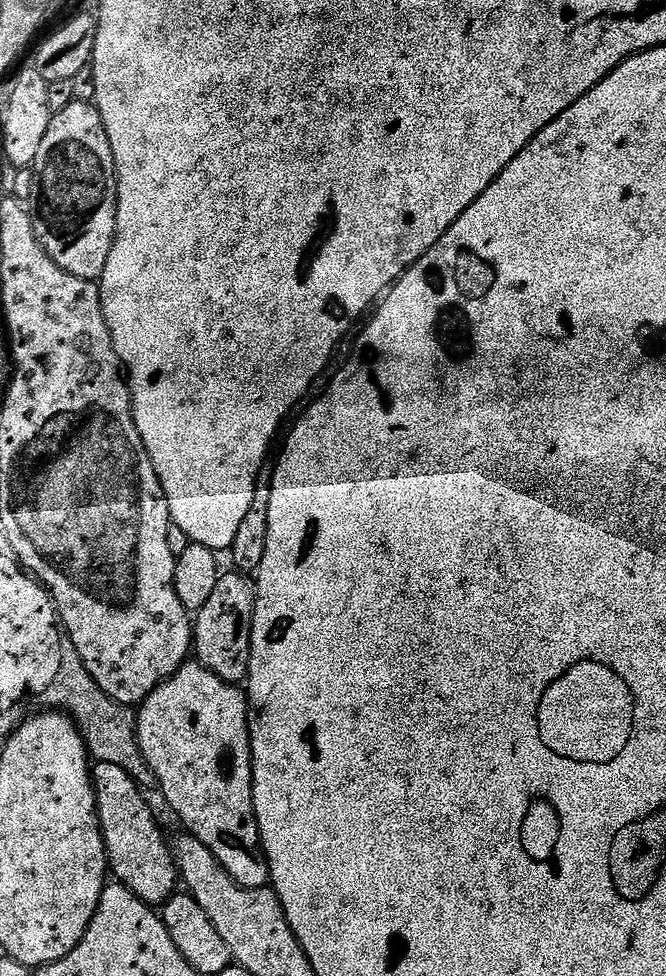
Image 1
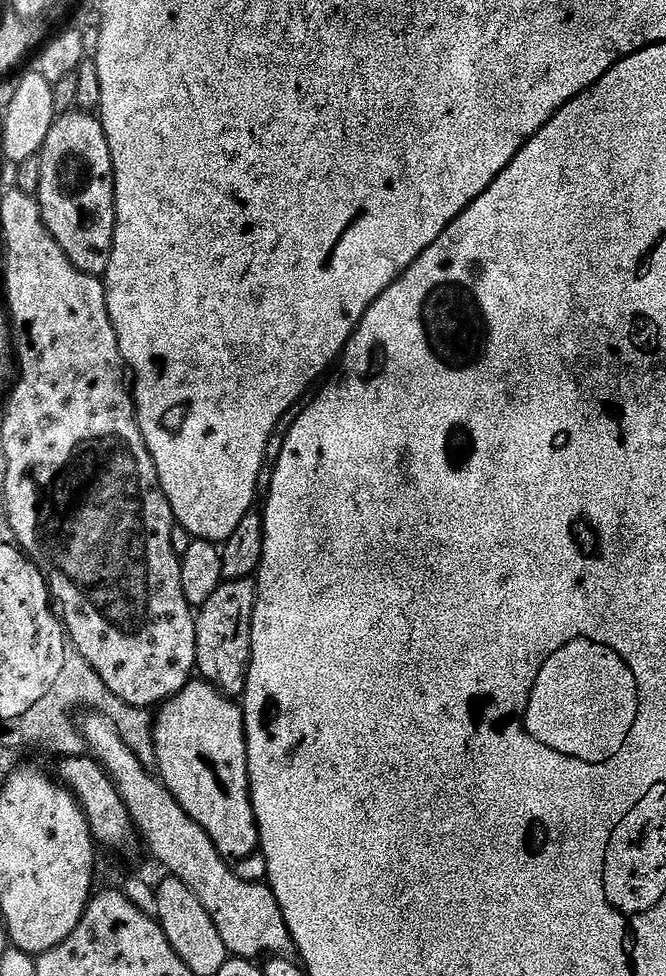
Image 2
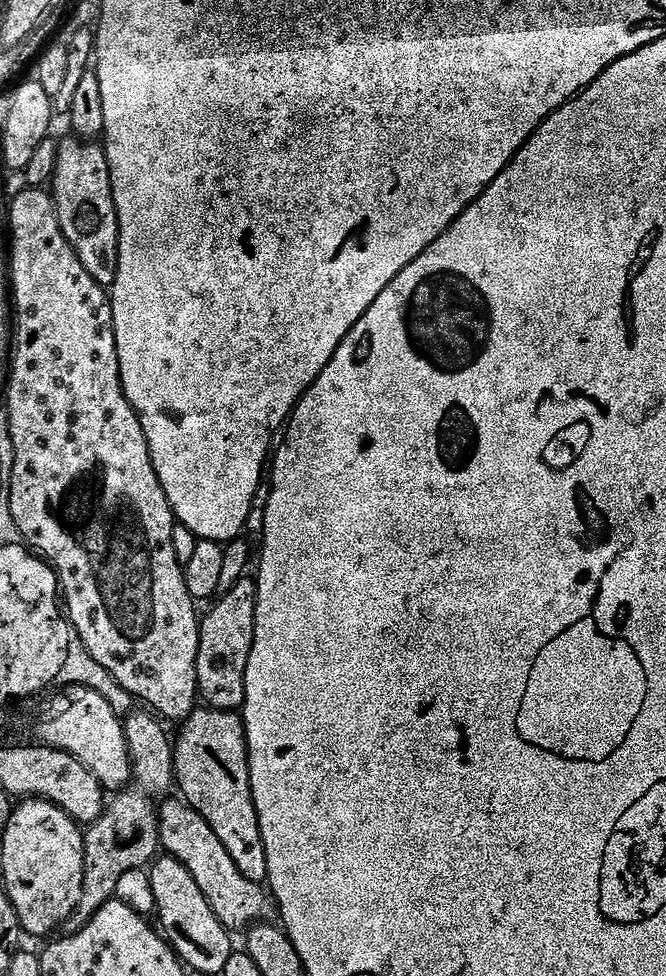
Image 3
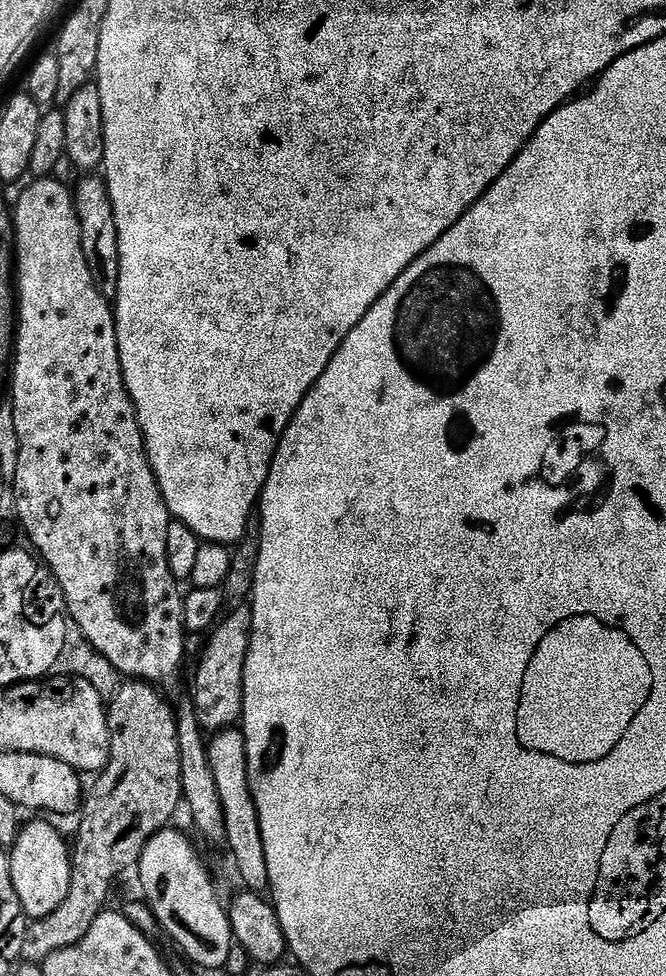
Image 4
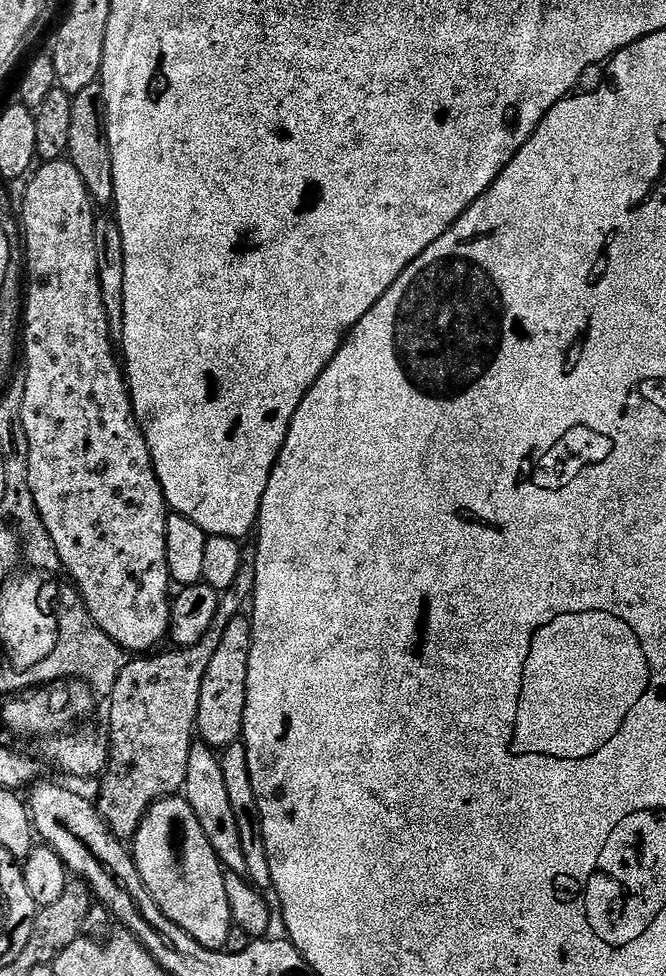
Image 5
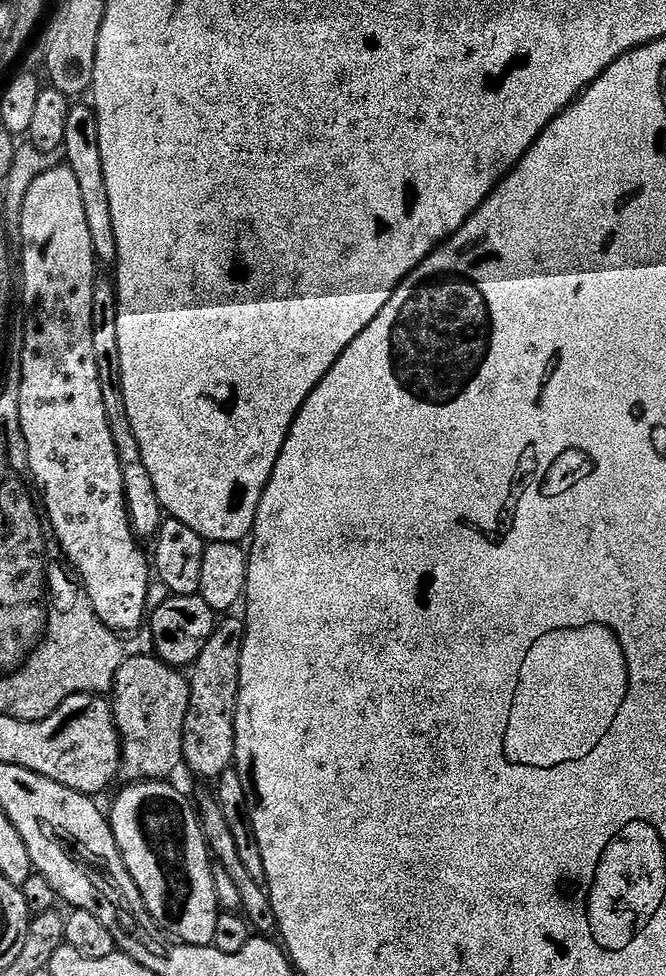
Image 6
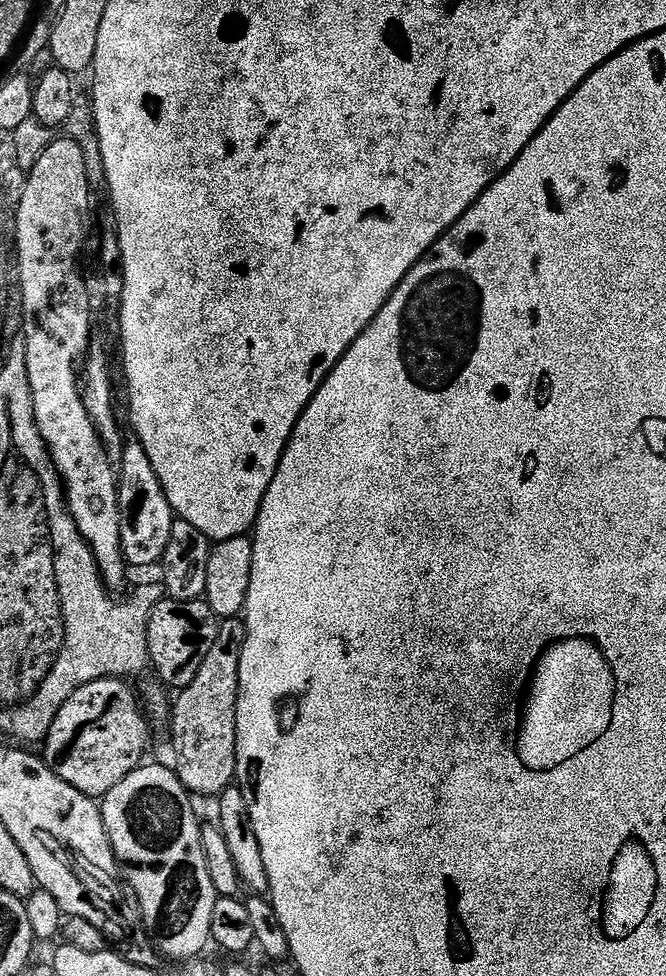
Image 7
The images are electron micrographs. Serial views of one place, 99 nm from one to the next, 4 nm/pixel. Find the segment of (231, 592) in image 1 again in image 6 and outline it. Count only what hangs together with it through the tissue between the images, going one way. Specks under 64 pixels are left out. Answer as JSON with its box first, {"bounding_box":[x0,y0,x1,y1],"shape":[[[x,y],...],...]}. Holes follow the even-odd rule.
{"bounding_box":[184,618,245,781],"shape":[[[224,618],[206,642],[190,672],[192,693],[184,727],[184,764],[196,776],[215,781],[236,758],[236,703],[245,621]]]}

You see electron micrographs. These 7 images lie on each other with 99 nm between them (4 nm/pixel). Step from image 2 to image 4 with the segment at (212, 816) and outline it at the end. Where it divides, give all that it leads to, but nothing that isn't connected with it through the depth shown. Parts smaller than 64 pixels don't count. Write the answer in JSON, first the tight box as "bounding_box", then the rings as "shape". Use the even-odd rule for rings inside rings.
{"bounding_box":[208,727,267,878],"shape":[[[235,727],[225,728],[208,740],[208,757],[210,770],[214,770],[214,782],[218,782],[218,794],[222,798],[222,806],[226,814],[226,848],[232,851],[236,859],[236,868],[244,872],[253,868],[260,878],[267,877],[266,846],[262,846],[262,830],[256,803],[248,785],[248,755],[243,731]]]}

